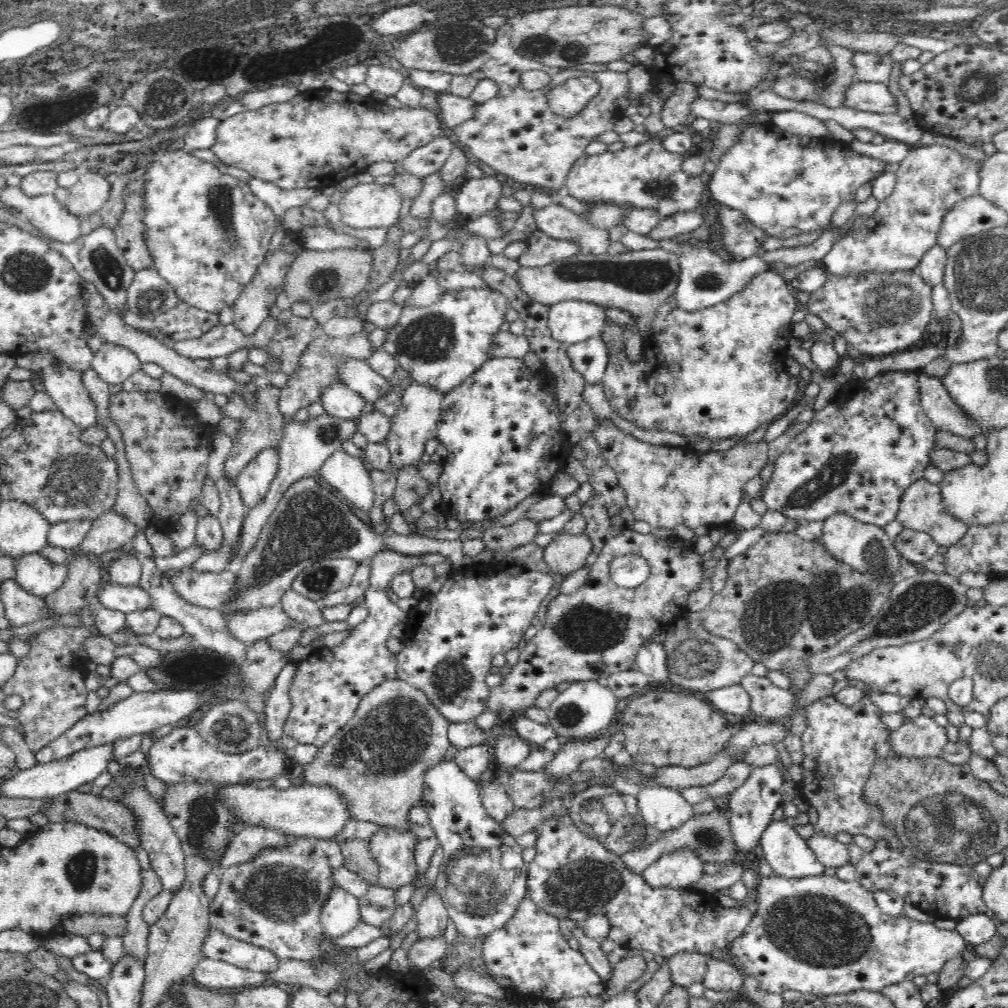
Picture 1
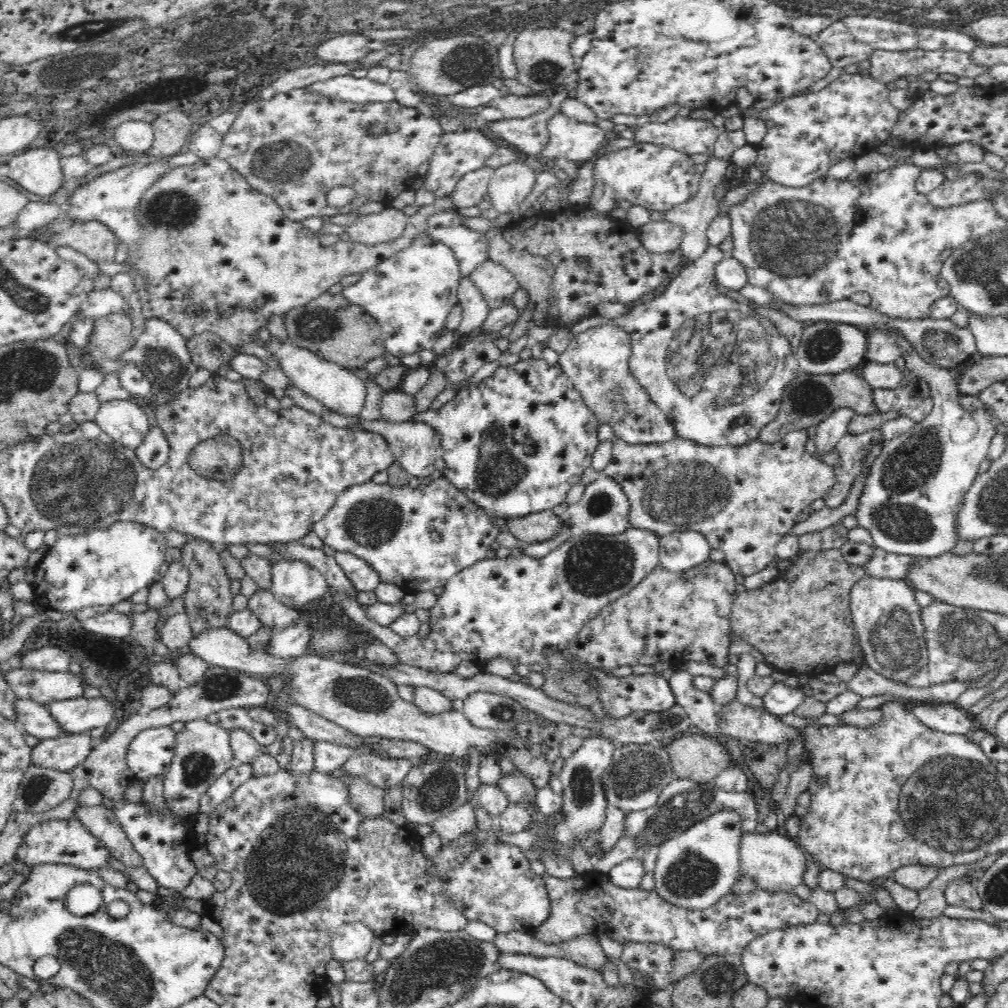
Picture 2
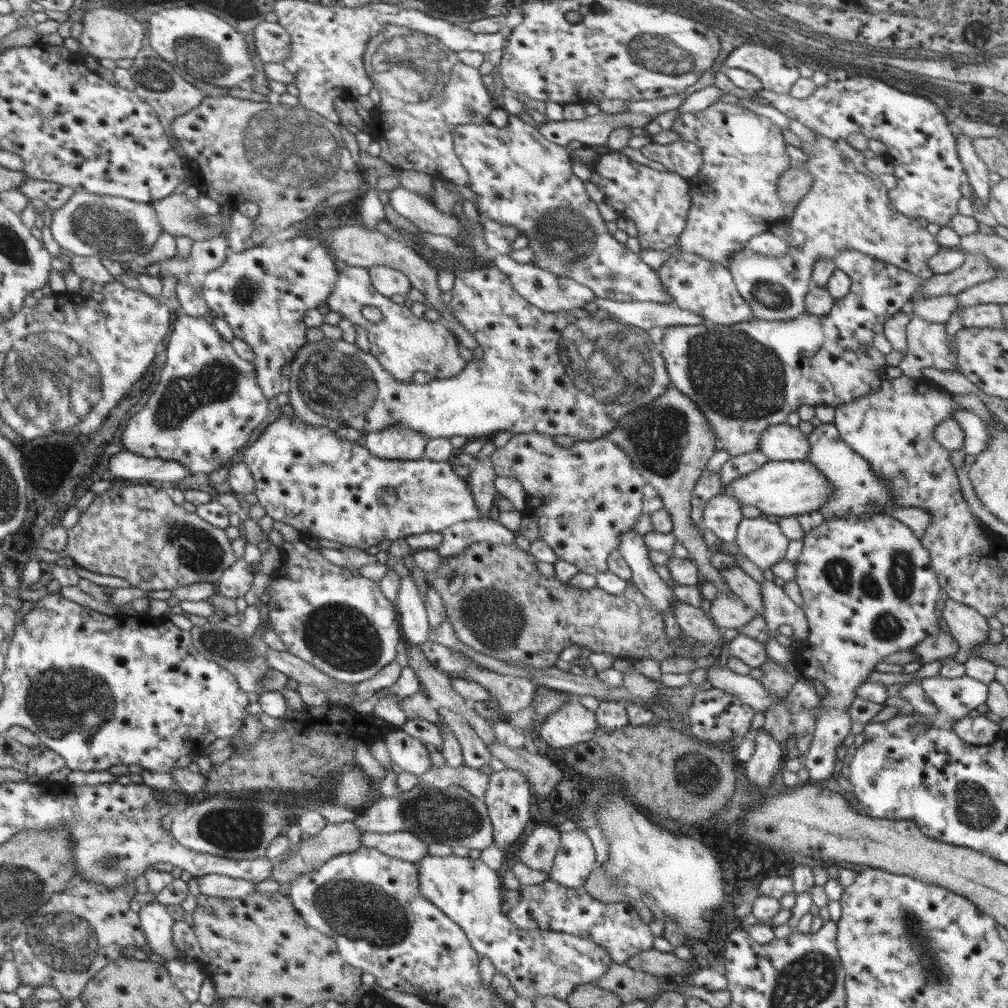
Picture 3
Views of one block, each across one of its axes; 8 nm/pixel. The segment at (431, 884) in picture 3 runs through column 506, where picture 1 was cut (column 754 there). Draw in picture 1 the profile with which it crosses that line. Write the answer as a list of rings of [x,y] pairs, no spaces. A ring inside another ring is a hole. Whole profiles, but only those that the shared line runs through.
[[[824,873],[806,878],[784,878],[775,874],[761,877],[756,891],[758,900],[752,922],[742,936],[731,942],[728,950],[731,955],[724,957],[718,952],[714,957],[728,963],[737,958],[737,968],[743,968],[746,976],[753,976],[768,993],[782,995],[784,991],[794,990],[802,996],[826,997],[856,990],[884,991],[904,980],[913,981],[917,976],[939,973],[950,958],[967,953],[966,942],[956,929],[940,929],[933,922],[883,913],[874,893],[856,879],[846,881],[842,875]]]

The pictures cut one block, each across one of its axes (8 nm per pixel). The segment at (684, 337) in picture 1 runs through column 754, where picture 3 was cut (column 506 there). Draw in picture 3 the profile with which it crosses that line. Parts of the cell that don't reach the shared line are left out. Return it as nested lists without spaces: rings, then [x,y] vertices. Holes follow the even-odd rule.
[[[459,266],[458,269],[454,270],[454,276],[456,278],[453,288],[450,291],[452,301],[449,303],[452,316],[476,339],[476,342],[482,348],[482,352],[484,352],[482,359],[476,360],[474,358],[468,361],[464,370],[453,378],[434,379],[428,382],[428,384],[414,384],[413,382],[402,384],[398,380],[392,380],[392,374],[382,368],[382,364],[375,359],[372,353],[364,352],[354,343],[348,343],[344,339],[331,340],[327,337],[318,342],[307,342],[295,354],[291,364],[292,372],[290,372],[290,378],[286,382],[289,403],[293,408],[294,415],[301,418],[302,422],[311,424],[312,426],[326,426],[333,431],[336,431],[341,426],[350,426],[350,428],[360,430],[362,434],[378,432],[379,430],[384,430],[387,426],[401,424],[404,428],[419,432],[424,436],[428,436],[430,439],[450,439],[453,436],[465,436],[474,439],[488,435],[491,432],[507,430],[508,432],[512,432],[512,434],[535,432],[551,437],[570,435],[577,442],[581,440],[593,441],[604,437],[608,431],[616,428],[619,420],[624,415],[633,413],[638,407],[643,407],[652,399],[664,394],[664,391],[668,390],[668,388],[674,387],[672,381],[670,381],[660,348],[649,340],[648,330],[638,330],[632,326],[624,325],[619,318],[613,317],[601,309],[590,312],[590,310],[582,308],[574,309],[572,312],[563,311],[560,313],[548,313],[539,310],[537,307],[524,301],[522,296],[518,296],[514,292],[514,287],[508,282],[506,274],[502,274],[496,266],[492,266],[492,268],[478,268],[478,270],[475,270],[475,268],[468,270],[466,267]]]

